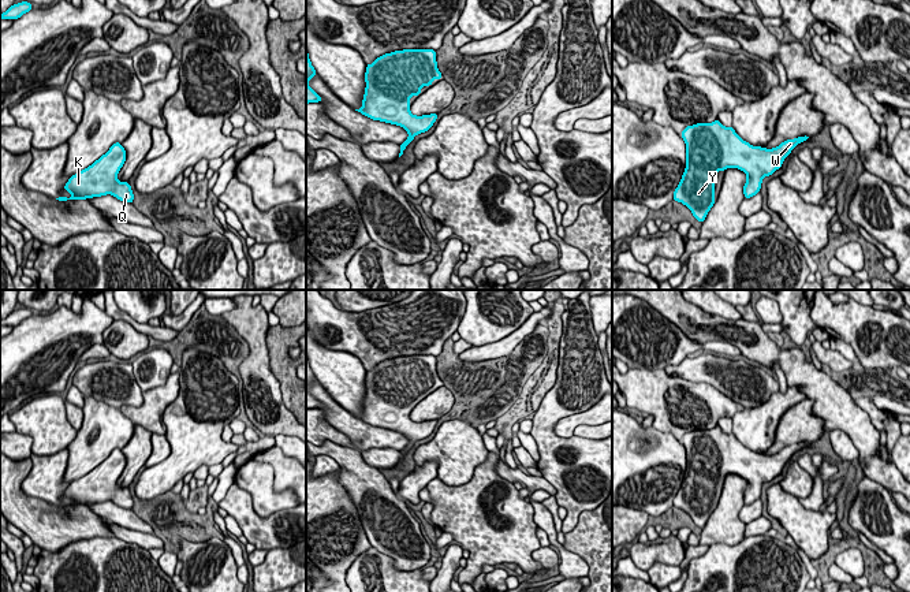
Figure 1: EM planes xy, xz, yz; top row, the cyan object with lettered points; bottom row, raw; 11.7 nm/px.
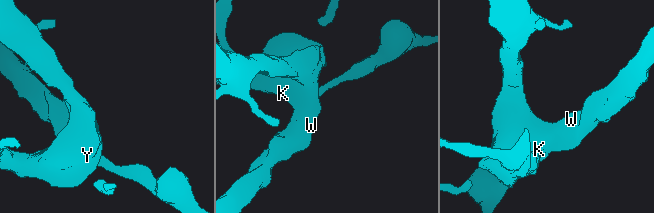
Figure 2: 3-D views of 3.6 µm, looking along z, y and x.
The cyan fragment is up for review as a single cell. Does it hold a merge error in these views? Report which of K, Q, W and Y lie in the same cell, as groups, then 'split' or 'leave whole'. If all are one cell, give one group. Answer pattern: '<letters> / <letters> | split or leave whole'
K Q W Y | leave whole

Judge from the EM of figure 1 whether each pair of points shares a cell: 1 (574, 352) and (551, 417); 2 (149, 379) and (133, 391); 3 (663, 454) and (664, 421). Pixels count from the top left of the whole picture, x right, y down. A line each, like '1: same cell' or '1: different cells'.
1: same cell
2: different cells
3: different cells

